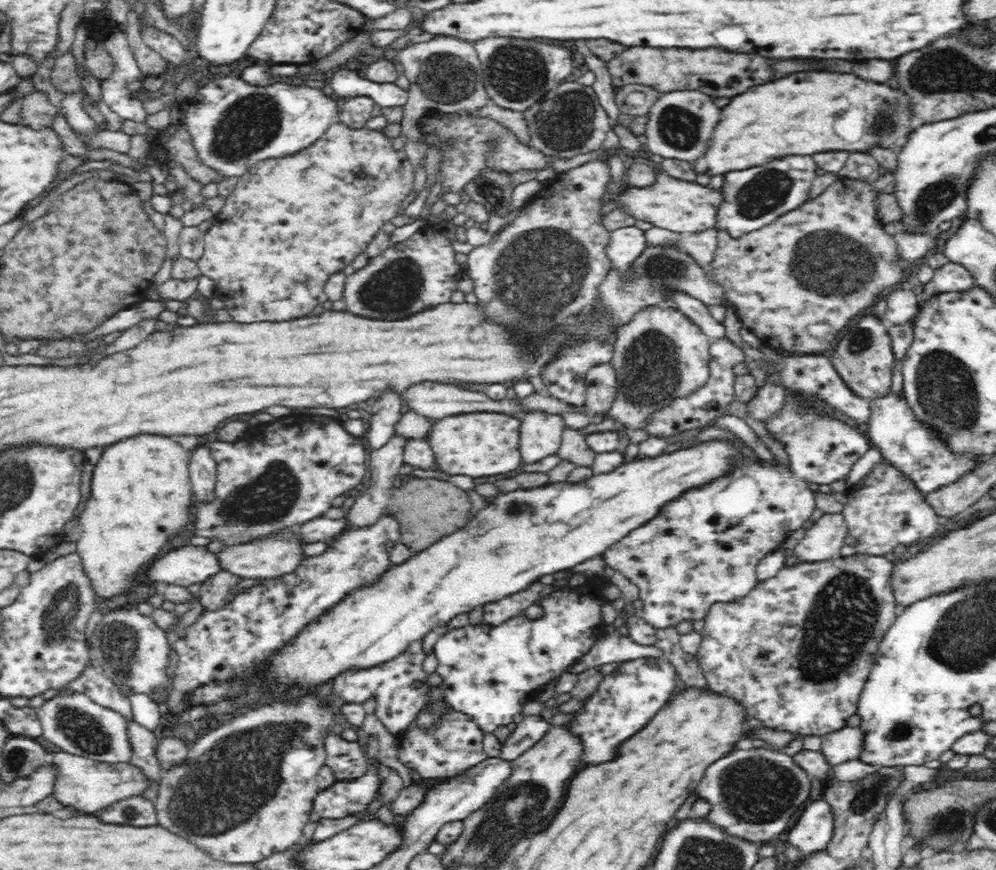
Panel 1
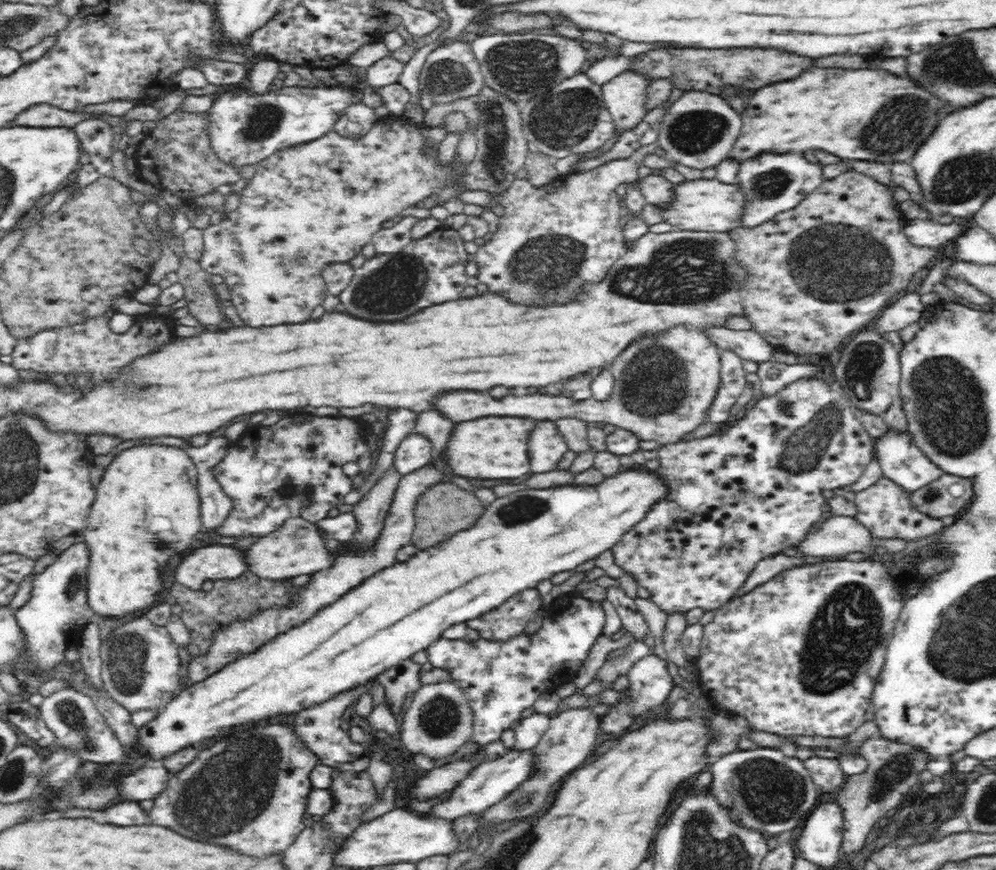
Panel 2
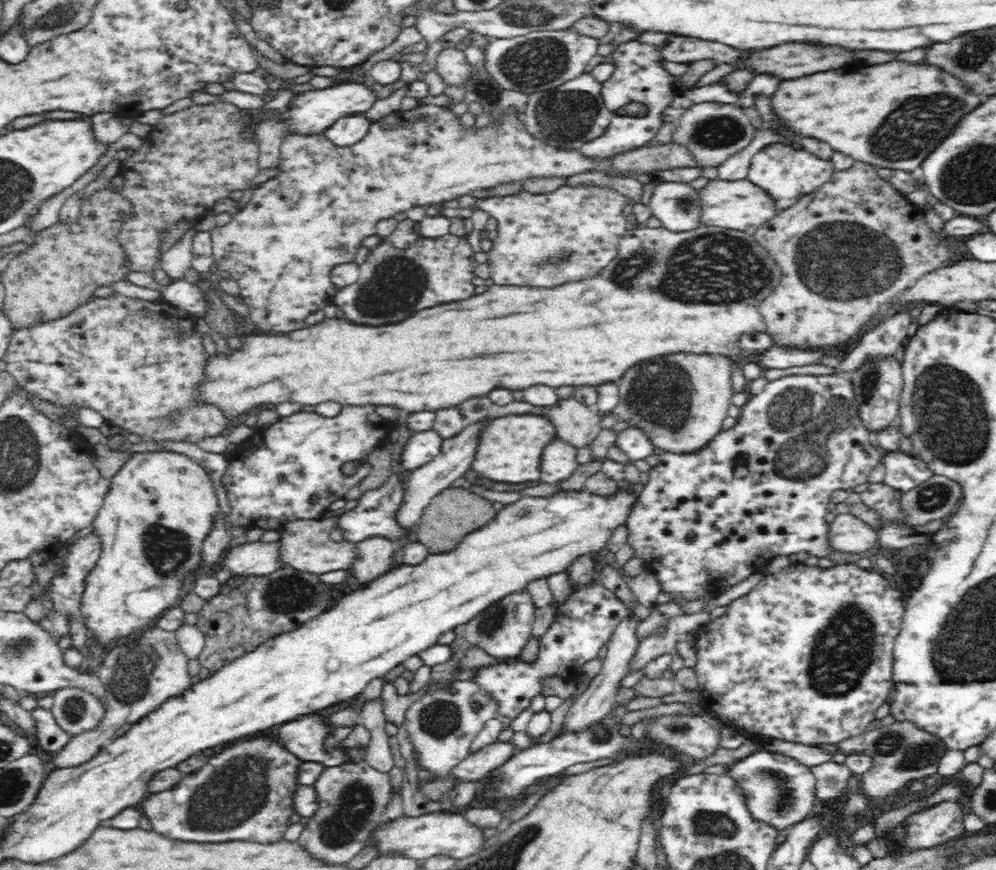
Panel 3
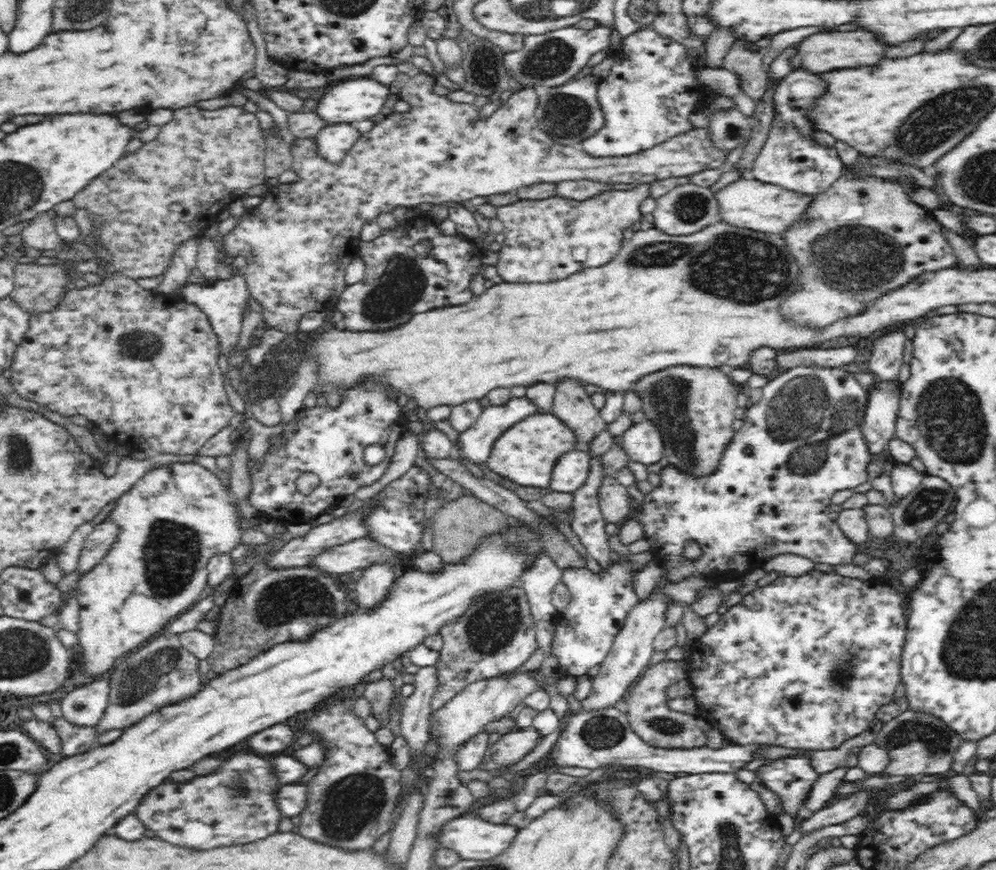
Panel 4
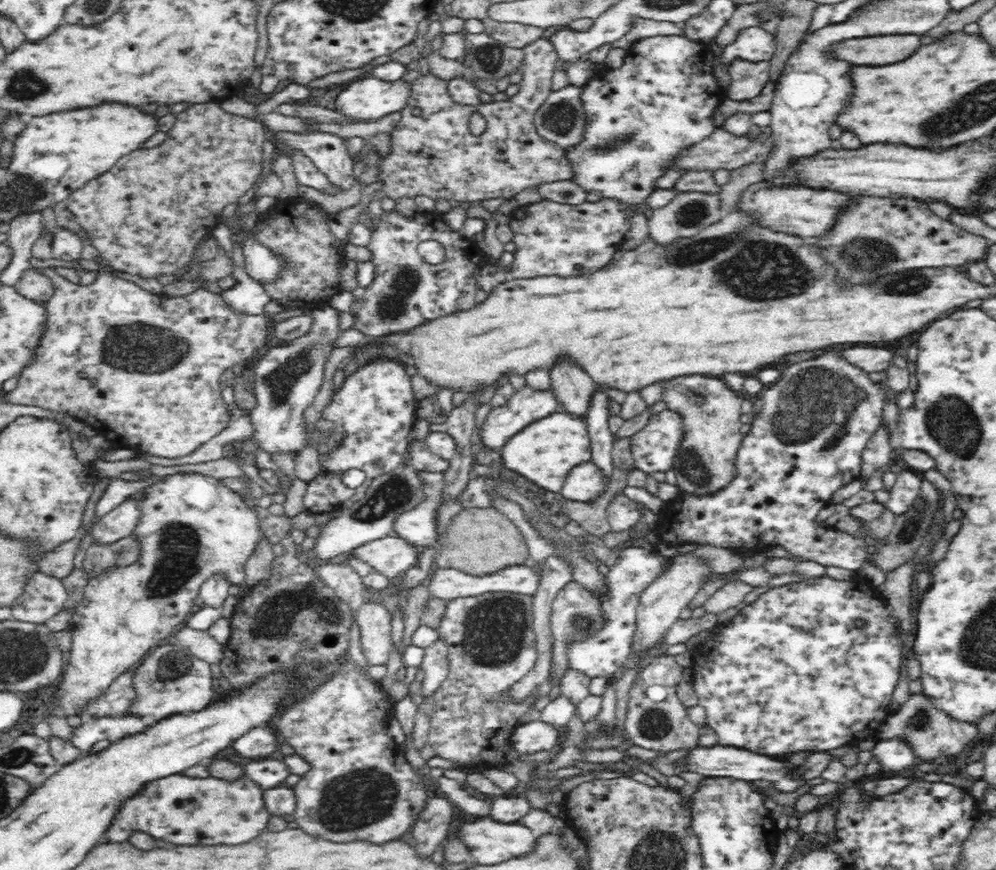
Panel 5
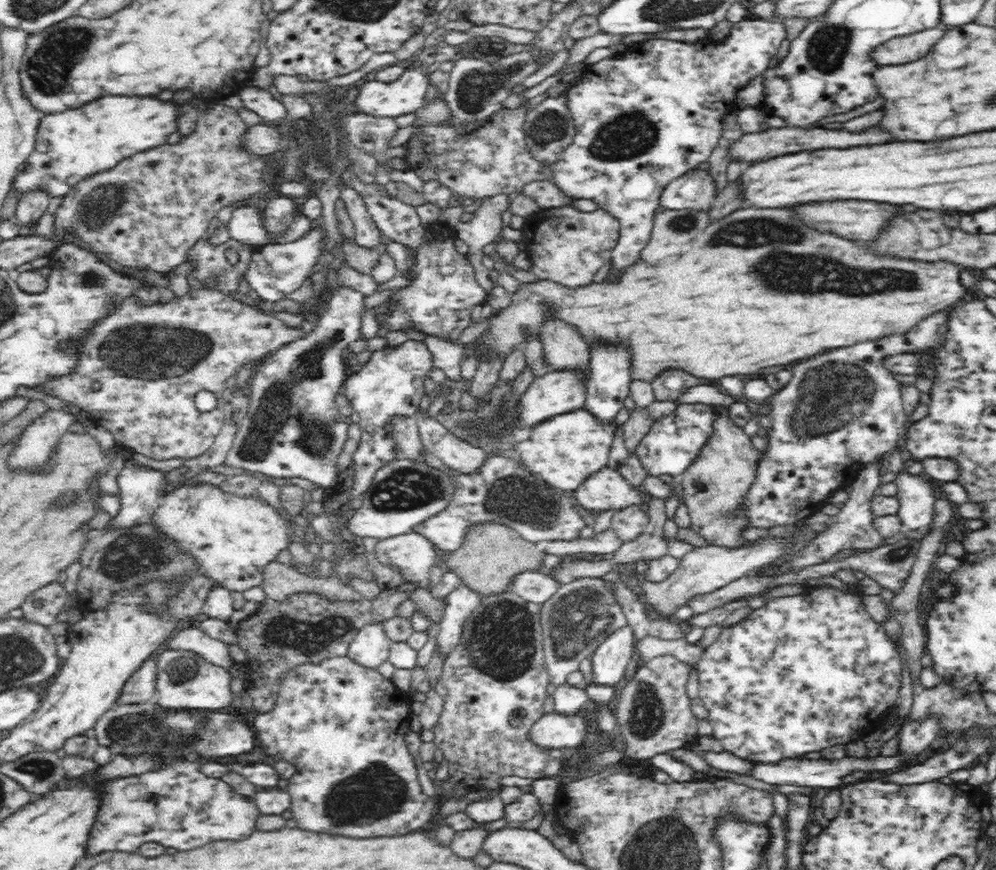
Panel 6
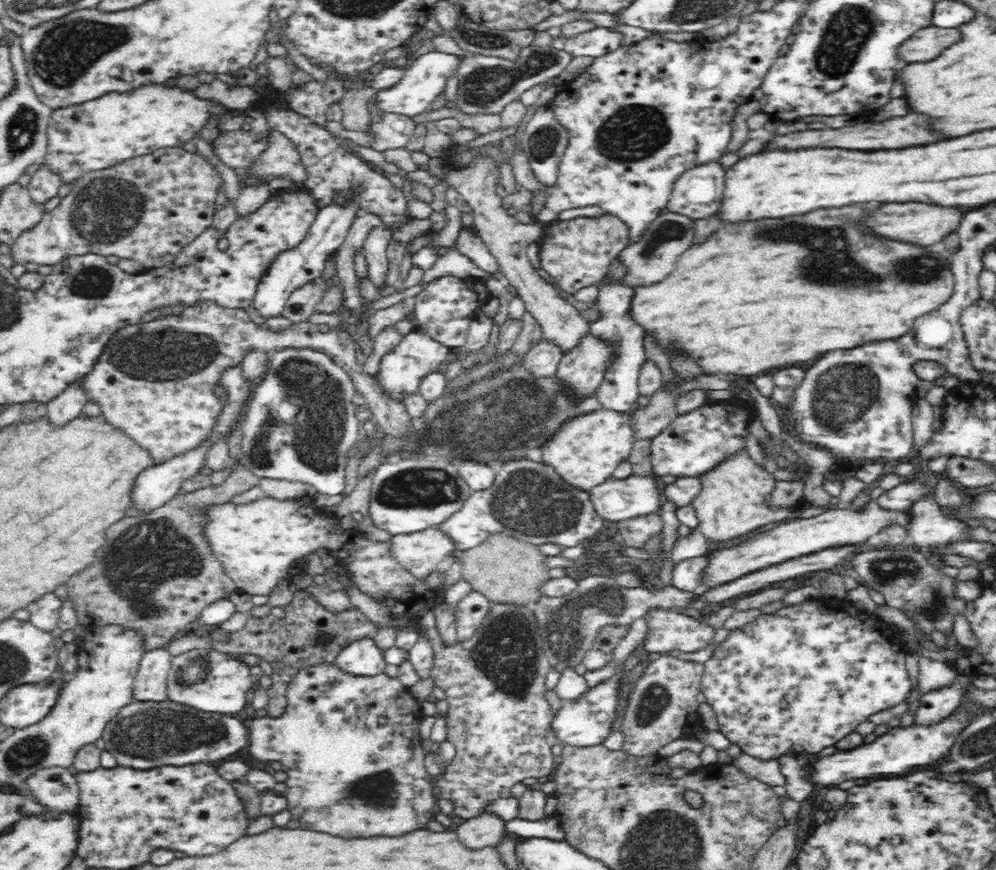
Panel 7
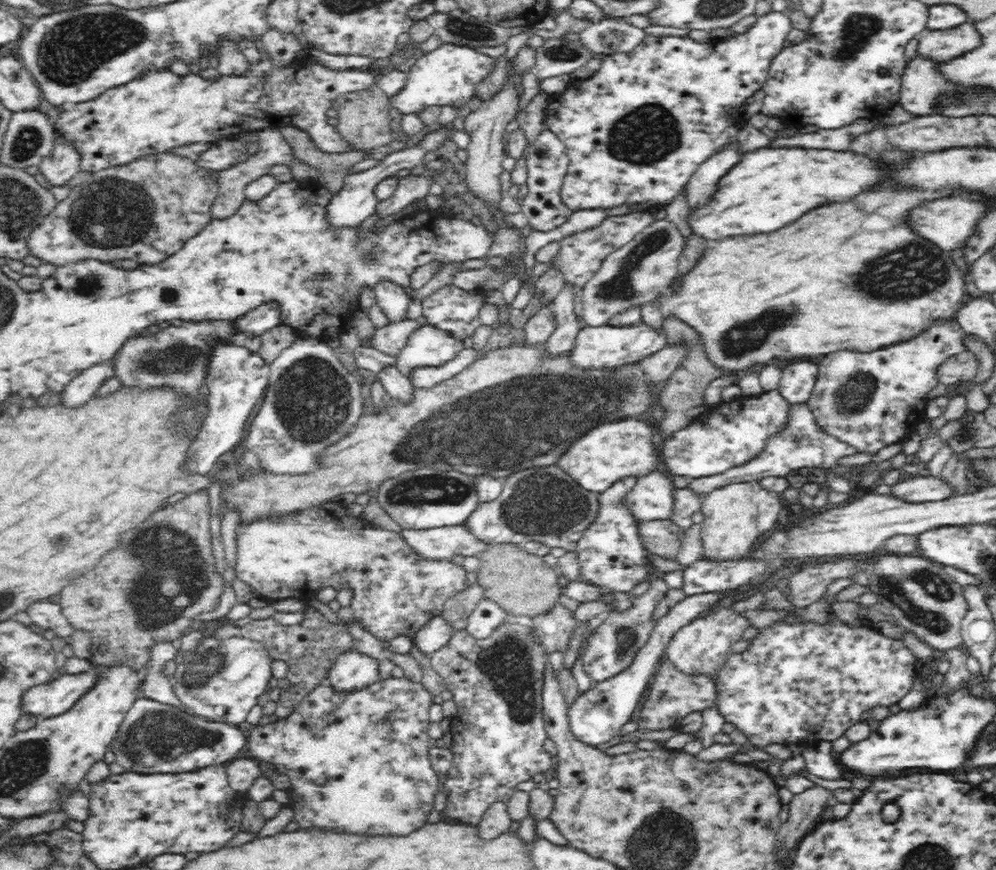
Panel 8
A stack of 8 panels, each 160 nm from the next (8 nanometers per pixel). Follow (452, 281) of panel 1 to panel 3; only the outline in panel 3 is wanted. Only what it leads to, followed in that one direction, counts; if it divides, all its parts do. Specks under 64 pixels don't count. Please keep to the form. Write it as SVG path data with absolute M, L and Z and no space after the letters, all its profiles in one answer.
M452 234L439 238L420 236L414 246L407 249L400 249L390 241L381 241L369 250L368 257L359 265L358 280L336 291L333 304L354 324L382 326L402 322L424 308L466 300L474 296L472 279L479 265L474 254L466 236Z

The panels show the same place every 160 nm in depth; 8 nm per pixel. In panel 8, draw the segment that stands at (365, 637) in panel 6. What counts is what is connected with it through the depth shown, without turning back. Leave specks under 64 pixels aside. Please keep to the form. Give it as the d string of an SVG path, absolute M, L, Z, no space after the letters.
M357 650L339 654L326 682L338 695L348 695L379 681L378 660Z

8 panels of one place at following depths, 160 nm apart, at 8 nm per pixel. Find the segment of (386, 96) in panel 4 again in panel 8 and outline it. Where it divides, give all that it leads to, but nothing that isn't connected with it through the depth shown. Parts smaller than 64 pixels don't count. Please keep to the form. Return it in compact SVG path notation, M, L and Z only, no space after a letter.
M442 43L435 50L415 56L410 67L407 68L404 88L390 97L390 103L402 115L419 113L428 106L464 108L479 96L479 84L482 84L490 74L494 74L496 66L498 66L498 58L488 56L474 47Z

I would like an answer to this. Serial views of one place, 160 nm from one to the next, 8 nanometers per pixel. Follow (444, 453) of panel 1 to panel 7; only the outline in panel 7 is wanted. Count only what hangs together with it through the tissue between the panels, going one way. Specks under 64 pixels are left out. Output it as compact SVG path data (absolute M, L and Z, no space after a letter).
M599 409L570 420L560 430L562 432L558 432L554 440L543 445L541 462L554 467L568 484L586 492L592 492L611 480L620 464L629 463L630 450L636 444L630 412Z

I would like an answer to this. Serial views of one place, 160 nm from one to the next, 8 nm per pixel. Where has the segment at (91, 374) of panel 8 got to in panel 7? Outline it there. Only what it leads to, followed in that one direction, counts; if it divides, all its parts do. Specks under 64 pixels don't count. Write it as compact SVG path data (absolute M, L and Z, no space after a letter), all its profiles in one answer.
M82 380L74 381L68 388L64 389L55 399L47 403L47 414L52 423L56 425L65 425L69 420L76 418L82 408L88 402L88 393Z

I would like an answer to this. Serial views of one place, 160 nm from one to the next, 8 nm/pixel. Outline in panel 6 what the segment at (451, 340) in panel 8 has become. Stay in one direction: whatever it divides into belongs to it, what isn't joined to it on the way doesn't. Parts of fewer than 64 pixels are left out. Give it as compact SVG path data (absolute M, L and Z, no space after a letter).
M405 340L397 347L384 347L373 352L370 360L355 374L349 374L343 394L348 398L352 408L359 414L359 428L361 440L352 456L352 470L354 470L354 486L332 490L330 496L341 504L354 497L367 493L374 480L375 472L387 462L400 457L395 448L395 440L391 433L390 419L394 415L414 416L420 400L426 394L424 380L428 378L430 370L434 368L432 353L424 342Z

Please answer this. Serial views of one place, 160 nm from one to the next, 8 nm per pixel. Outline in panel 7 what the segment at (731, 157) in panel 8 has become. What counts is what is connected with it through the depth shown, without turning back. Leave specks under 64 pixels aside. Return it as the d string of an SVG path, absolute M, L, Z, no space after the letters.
M712 161L684 172L674 184L667 206L669 213L686 216L692 221L715 214L723 200L726 171L720 162Z

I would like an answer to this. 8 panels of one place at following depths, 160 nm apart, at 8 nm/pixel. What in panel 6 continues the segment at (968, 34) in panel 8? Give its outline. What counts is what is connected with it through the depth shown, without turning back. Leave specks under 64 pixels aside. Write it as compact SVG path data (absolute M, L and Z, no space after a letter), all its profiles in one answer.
M940 25L932 30L888 40L884 46L875 48L876 62L880 62L884 66L892 66L892 64L908 64L912 60L920 60L930 54L930 50L938 44L938 40L944 34L946 34L946 30L942 30L942 25Z

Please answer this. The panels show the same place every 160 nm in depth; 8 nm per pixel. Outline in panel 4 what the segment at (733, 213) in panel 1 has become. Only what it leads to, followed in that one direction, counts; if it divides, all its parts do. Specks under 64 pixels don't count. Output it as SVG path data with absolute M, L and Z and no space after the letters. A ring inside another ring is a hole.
M796 68L784 76L773 93L775 115L767 140L754 160L751 174L765 183L779 184L791 191L818 195L826 192L843 174L842 160L836 148L820 146L814 138L818 132L808 120L808 112L816 108L816 102L828 92L828 82L810 70ZM810 162L810 166L806 166Z

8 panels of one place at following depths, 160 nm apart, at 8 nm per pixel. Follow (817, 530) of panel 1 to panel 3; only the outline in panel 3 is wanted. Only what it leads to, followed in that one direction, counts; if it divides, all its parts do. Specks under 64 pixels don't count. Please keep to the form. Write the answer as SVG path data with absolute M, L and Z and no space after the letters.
M852 513L836 514L830 524L831 545L836 551L858 554L873 548L877 532Z

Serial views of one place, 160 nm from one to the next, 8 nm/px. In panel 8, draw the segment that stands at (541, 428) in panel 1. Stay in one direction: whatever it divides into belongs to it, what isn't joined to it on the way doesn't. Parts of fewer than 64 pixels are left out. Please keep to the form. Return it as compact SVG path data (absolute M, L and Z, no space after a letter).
M652 472L639 477L635 488L627 495L626 503L642 521L670 520L676 510L676 495L671 475Z

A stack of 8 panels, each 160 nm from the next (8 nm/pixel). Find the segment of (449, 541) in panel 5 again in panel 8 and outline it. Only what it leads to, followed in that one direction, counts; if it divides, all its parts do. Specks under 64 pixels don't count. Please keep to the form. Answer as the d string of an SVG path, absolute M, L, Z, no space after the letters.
M494 543L476 558L480 560L477 583L482 586L486 598L498 603L507 613L536 618L548 614L556 602L563 599L557 569L546 564L541 556L528 554L521 545Z

